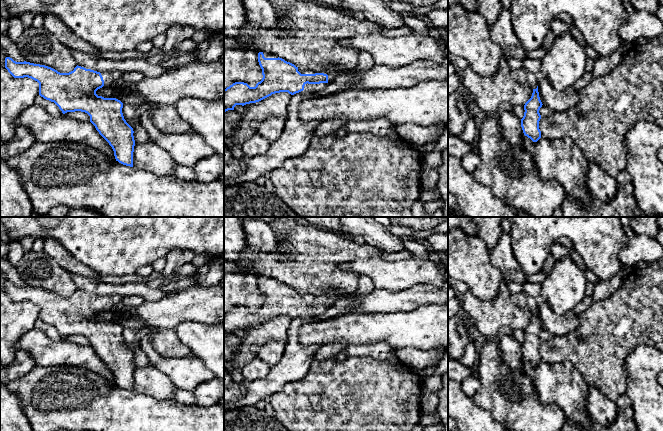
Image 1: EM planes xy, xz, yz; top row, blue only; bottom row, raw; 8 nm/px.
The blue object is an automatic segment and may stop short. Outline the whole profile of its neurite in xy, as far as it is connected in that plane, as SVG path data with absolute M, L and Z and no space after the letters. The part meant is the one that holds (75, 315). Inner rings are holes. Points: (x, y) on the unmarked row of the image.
M10 281L5 282L5 292L14 302L28 301L37 305L39 307L39 319L54 326L63 338L75 335L87 337L90 340L90 346L112 371L116 385L133 391L134 355L124 343L122 337L123 327L116 322L104 322L96 318L98 313L112 310L115 304L121 303L122 296L118 294L106 295L102 300L100 296L77 289L69 297L60 297L45 289L26 285L16 286Z

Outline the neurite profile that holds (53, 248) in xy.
M54 238L44 239L42 251L72 275L79 275L94 281L100 281L100 274L98 272L77 261L65 247Z

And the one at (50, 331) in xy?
M39 318L35 322L35 328L43 331L52 340L58 341L63 339L62 335L54 326L44 323Z

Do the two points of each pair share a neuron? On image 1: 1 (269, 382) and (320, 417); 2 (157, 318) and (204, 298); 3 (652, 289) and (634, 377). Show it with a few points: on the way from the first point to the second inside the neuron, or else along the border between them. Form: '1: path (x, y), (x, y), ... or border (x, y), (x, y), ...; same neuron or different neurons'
1: border (301, 379), (288, 382), (270, 396); different neurons
2: path (169, 312), (175, 308), (192, 304); same neuron
3: border (652, 345), (637, 345), (626, 357), (625, 362); different neurons

